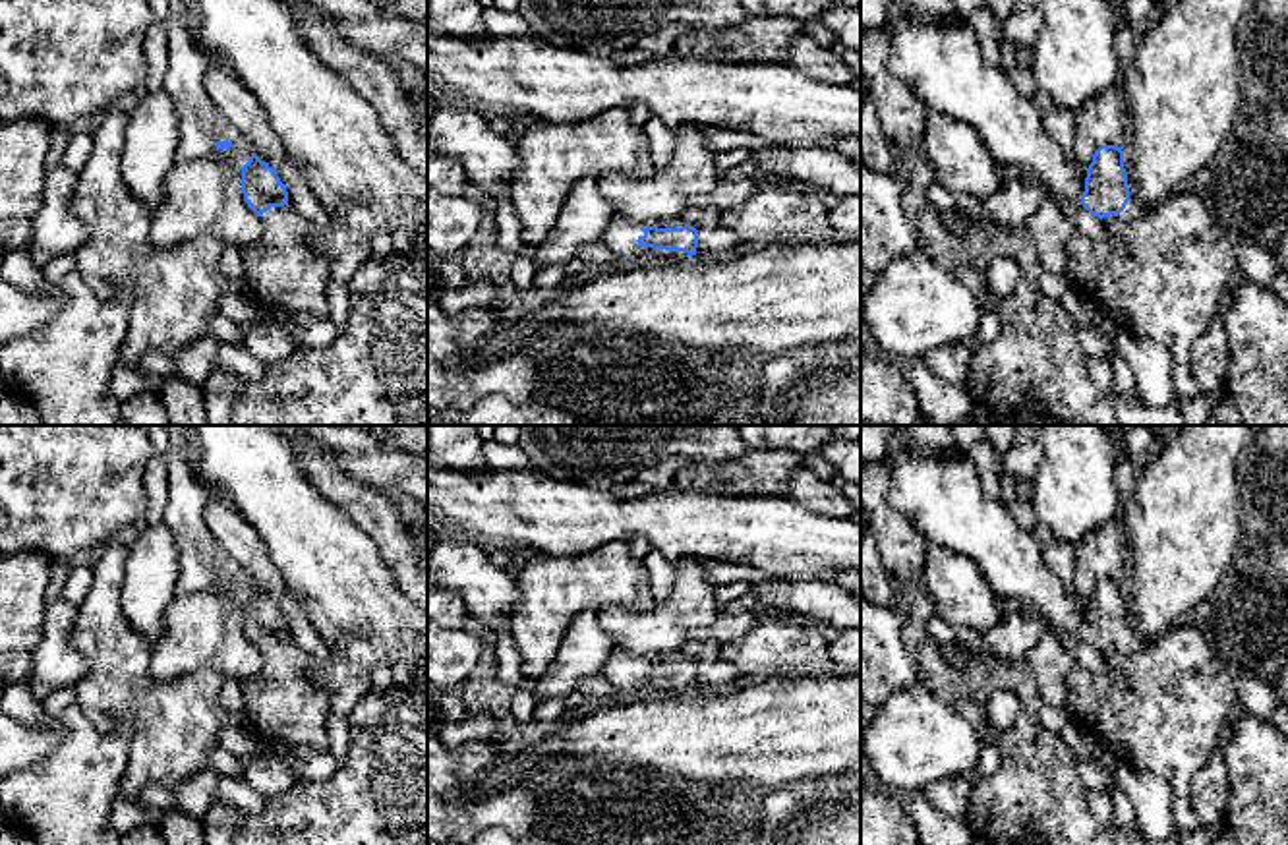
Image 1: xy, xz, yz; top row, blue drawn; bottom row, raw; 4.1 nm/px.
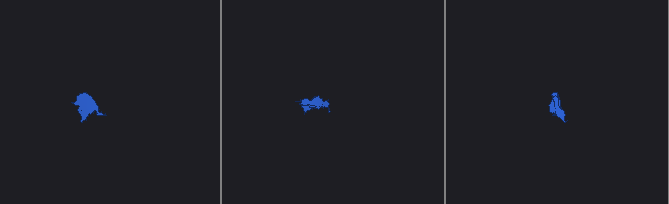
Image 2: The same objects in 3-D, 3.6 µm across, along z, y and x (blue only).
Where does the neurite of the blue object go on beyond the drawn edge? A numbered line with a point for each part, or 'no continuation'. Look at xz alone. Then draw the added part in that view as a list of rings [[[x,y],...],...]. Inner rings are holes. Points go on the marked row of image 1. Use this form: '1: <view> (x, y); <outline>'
1: xz (621, 234); [[[613,217],[603,232],[601,242],[611,248],[619,265],[636,265],[646,259],[659,259],[663,263],[673,259],[688,259],[690,255],[685,251],[654,249],[654,248],[644,248],[636,242],[640,236],[644,236],[644,230],[648,226],[681,228],[685,224],[687,222],[683,219],[638,224],[625,217]]]

